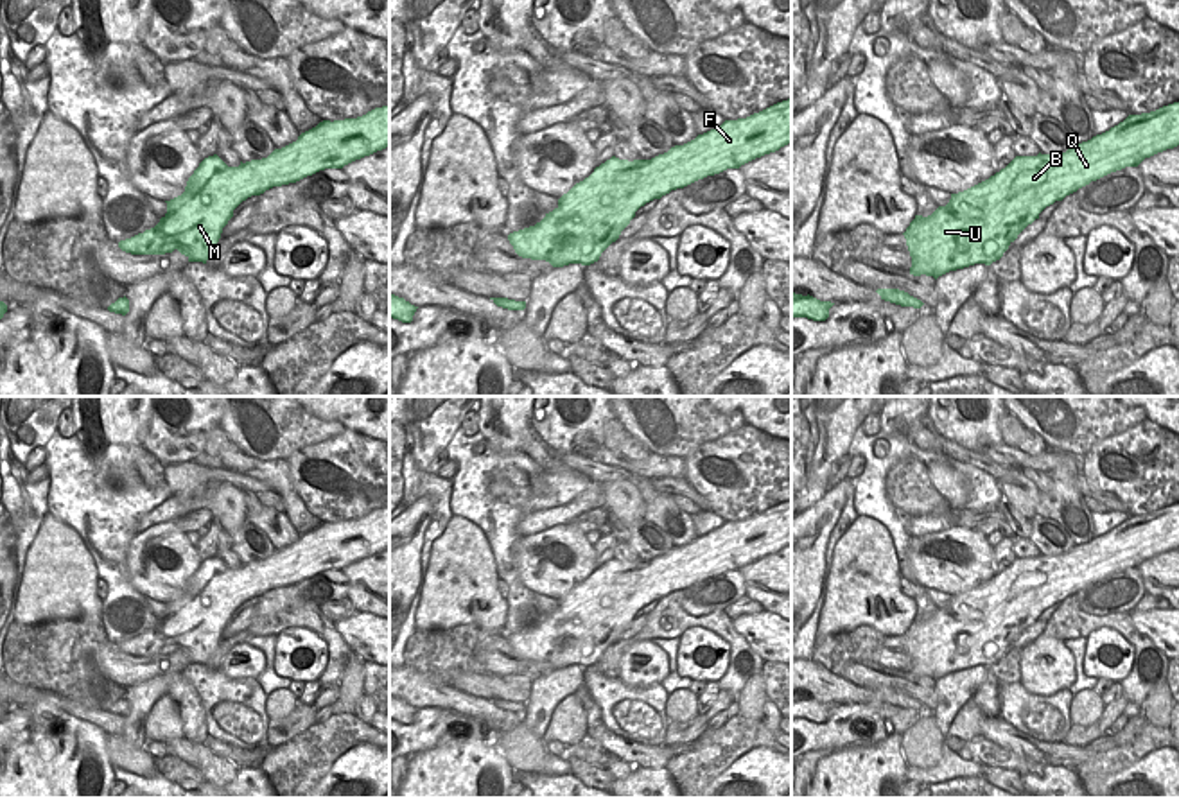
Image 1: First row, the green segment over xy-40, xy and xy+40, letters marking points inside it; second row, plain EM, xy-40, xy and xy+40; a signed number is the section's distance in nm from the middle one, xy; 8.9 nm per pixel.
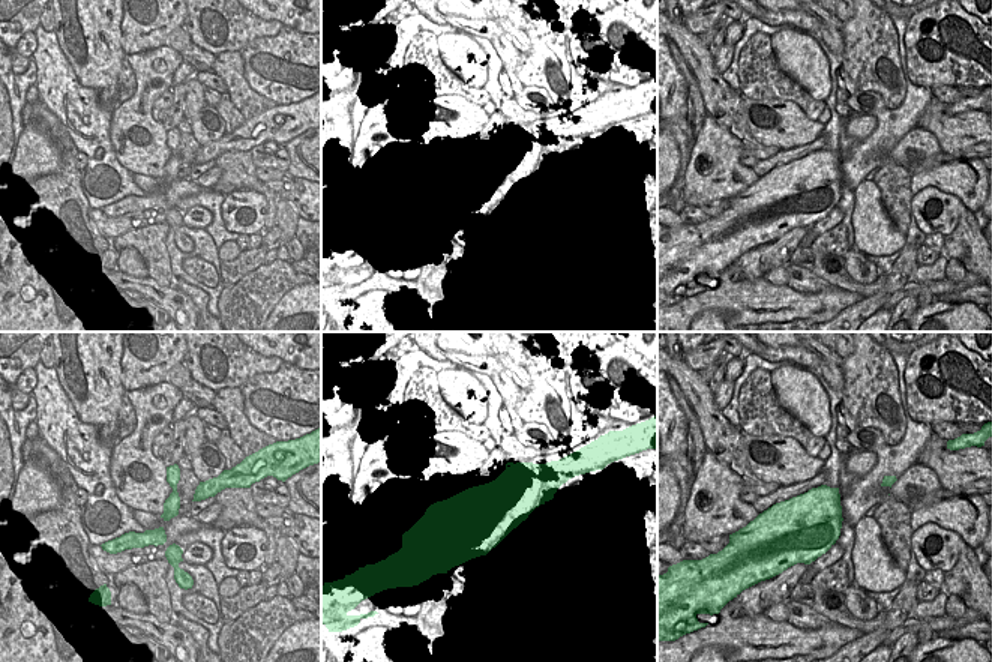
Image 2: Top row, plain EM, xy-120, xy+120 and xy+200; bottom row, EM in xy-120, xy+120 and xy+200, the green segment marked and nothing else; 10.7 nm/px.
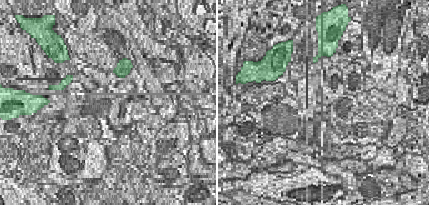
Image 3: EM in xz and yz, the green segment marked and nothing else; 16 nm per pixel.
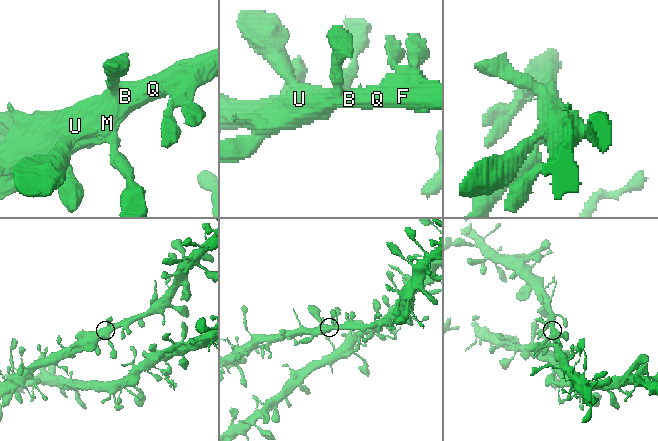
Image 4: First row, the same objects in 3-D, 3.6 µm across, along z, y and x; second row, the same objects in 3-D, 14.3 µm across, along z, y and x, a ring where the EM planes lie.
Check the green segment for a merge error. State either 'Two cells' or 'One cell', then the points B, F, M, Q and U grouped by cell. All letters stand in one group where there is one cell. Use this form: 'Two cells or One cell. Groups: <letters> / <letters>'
One cell. Groups: B F M Q U.

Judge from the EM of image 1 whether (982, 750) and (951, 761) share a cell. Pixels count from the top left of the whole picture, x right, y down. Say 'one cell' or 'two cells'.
two cells

